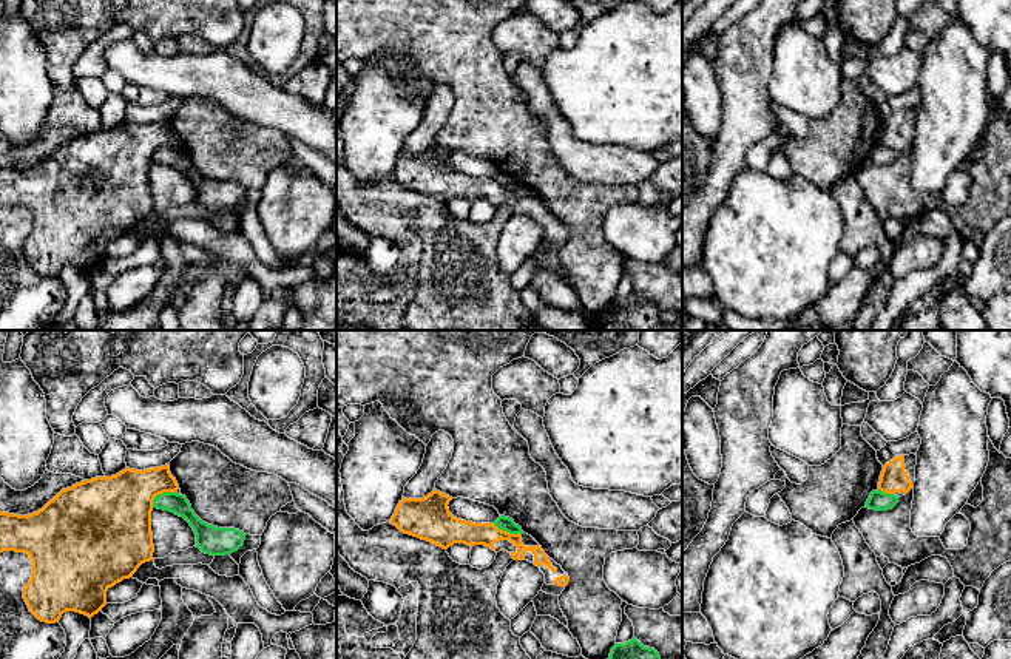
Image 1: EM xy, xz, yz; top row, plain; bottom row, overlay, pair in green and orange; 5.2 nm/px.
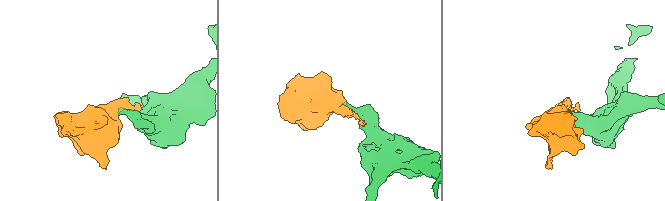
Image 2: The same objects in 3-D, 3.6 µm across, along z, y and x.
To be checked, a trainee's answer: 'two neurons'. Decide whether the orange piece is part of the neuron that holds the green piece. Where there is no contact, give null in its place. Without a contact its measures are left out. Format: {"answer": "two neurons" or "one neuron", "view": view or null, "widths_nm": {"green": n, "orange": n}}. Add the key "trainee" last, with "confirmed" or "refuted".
{"answer": "two neurons", "view": "xy", "widths_nm": {"green": 110, "orange": 360}, "trainee": "confirmed"}

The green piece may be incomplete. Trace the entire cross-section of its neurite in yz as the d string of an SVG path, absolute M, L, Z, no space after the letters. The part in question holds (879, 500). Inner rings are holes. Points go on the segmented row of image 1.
M877 489L871 492L864 508L875 509L875 511L888 511L888 509L892 509L898 503L898 498L900 497L894 494L886 494Z

